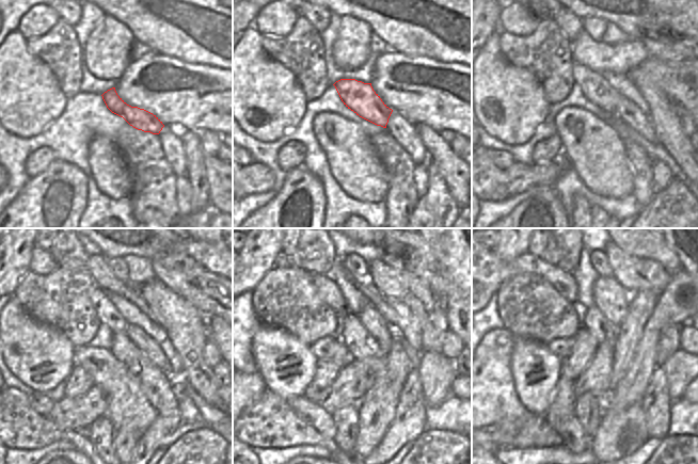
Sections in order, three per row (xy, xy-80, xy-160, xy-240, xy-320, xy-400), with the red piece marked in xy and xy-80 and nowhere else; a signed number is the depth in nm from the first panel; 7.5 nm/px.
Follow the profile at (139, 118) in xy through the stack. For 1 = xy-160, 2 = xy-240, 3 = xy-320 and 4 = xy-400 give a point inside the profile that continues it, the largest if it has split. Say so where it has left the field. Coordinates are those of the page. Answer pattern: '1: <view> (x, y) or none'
1: xy-160 (595, 88)
2: xy-240 (106, 312)
3: xy-320 (329, 290)
4: xy-400 (493, 271)

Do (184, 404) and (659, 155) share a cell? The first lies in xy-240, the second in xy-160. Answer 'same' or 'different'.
different

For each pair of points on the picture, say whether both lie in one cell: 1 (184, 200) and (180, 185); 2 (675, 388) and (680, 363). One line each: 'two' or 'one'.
1: one
2: one

